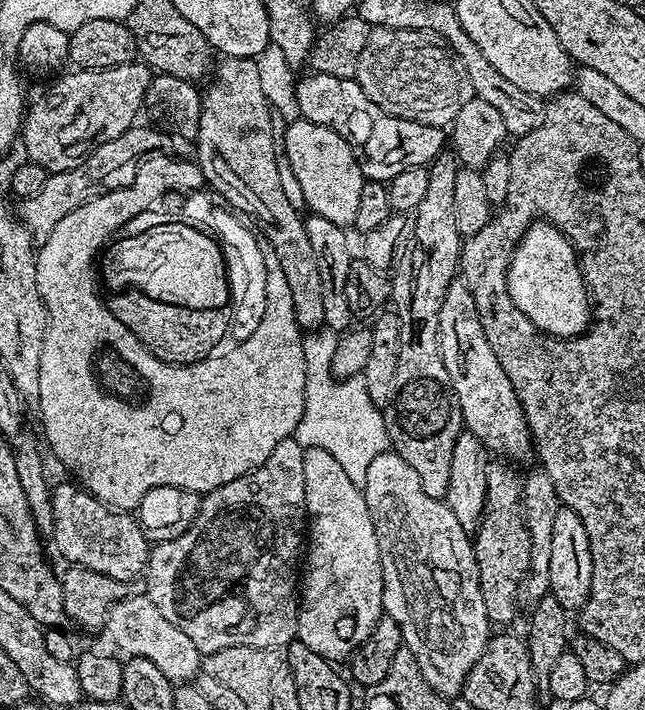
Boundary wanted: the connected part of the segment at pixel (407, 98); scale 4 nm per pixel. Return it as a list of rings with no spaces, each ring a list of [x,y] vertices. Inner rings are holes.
[[[373,28],[358,58],[354,79],[358,86],[362,86],[366,98],[370,98],[370,102],[374,102],[374,106],[386,114],[439,128],[451,125],[458,110],[462,110],[462,106],[466,106],[466,102],[474,95],[466,66],[456,57],[453,48],[449,48],[439,36],[419,28]]]

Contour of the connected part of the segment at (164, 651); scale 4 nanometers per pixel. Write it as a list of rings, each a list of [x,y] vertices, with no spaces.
[[[133,594],[118,602],[113,608],[108,609],[106,621],[106,633],[124,651],[125,657],[137,656],[148,658],[166,674],[166,678],[173,682],[192,682],[202,671],[202,653],[174,626],[174,622],[168,621],[163,616],[162,610],[154,606],[154,602],[144,594]]]

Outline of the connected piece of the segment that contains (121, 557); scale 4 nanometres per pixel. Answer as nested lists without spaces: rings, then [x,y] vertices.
[[[72,484],[52,488],[54,530],[50,540],[56,543],[61,558],[68,560],[64,562],[125,582],[135,581],[135,576],[143,577],[148,566],[150,541],[140,529],[140,521],[127,511],[108,507],[87,490],[76,492],[77,485]]]

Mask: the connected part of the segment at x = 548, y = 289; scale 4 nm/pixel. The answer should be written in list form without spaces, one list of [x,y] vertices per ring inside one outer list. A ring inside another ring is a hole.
[[[533,222],[524,229],[522,239],[515,241],[508,260],[508,293],[514,306],[518,306],[518,310],[522,310],[522,314],[526,314],[536,328],[550,336],[571,338],[587,332],[590,327],[590,297],[588,287],[584,284],[584,275],[580,272],[577,249],[573,241],[553,224]]]

